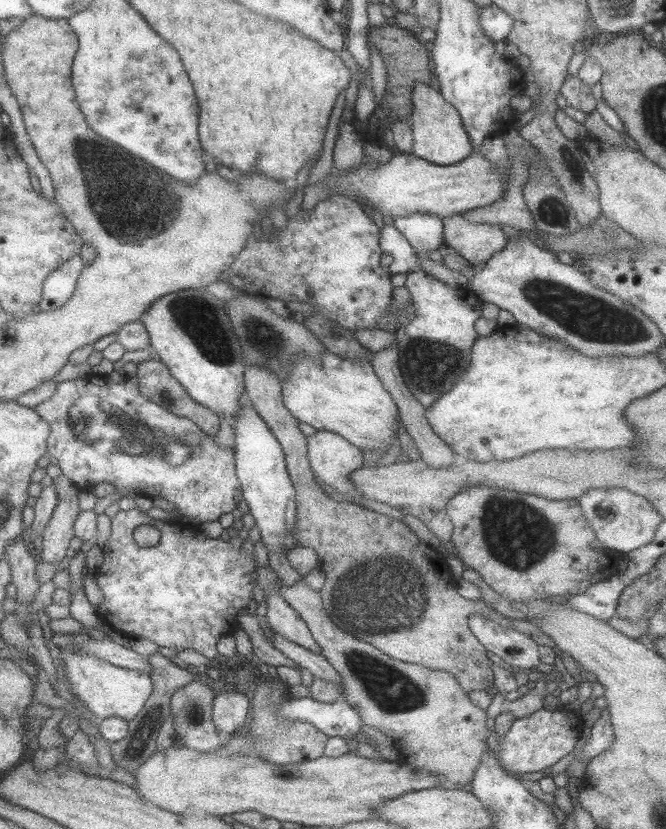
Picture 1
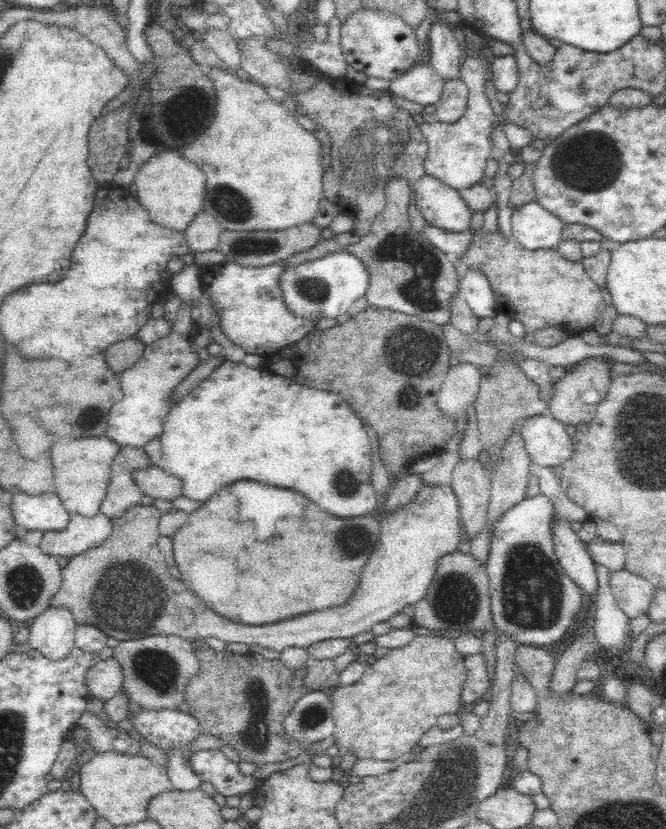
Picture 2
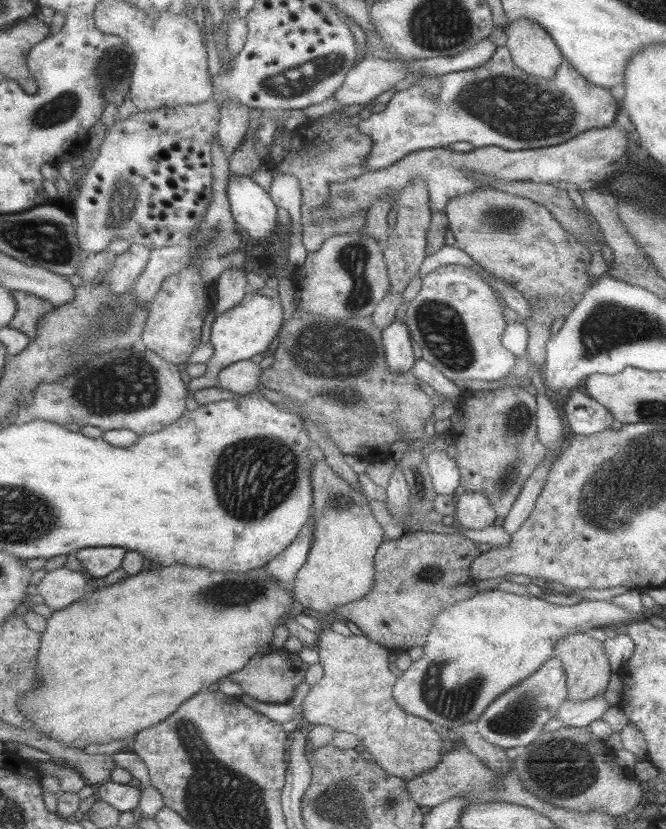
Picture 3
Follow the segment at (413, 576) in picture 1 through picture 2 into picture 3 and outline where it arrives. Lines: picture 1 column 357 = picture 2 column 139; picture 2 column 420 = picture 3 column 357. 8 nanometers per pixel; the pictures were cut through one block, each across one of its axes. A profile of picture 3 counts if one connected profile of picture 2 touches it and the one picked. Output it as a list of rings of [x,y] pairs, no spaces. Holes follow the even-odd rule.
[[[316,460],[310,472],[311,492],[314,502],[311,506],[311,524],[313,524],[310,554],[304,567],[298,571],[292,583],[294,596],[303,606],[328,612],[337,606],[360,600],[374,586],[374,555],[385,539],[382,525],[377,521],[371,509],[373,503],[366,495],[346,479],[340,476],[323,460]]]

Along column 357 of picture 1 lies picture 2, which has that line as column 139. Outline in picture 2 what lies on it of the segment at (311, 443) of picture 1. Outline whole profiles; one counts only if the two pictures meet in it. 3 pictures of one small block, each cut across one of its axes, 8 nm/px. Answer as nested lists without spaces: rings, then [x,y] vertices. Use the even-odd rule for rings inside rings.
[[[121,446],[118,454],[114,457],[111,466],[111,479],[106,496],[103,498],[99,511],[104,513],[108,519],[112,520],[124,514],[124,511],[131,506],[138,505],[143,495],[138,485],[132,479],[134,470],[146,469],[152,467],[152,461],[148,457],[148,453],[141,446]]]

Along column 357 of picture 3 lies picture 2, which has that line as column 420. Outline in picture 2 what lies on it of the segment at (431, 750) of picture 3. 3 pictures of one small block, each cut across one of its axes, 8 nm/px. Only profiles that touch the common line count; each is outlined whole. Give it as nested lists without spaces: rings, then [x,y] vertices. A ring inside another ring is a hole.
[[[416,636],[406,646],[401,644],[398,648],[390,649],[384,657],[366,667],[365,673],[356,684],[341,684],[330,691],[336,746],[341,751],[354,751],[356,760],[371,758],[390,761],[407,752],[419,750],[418,739],[433,726],[437,726],[437,720],[442,715],[460,713],[463,710],[462,692],[466,673],[464,655],[456,650],[453,639],[446,636]]]

